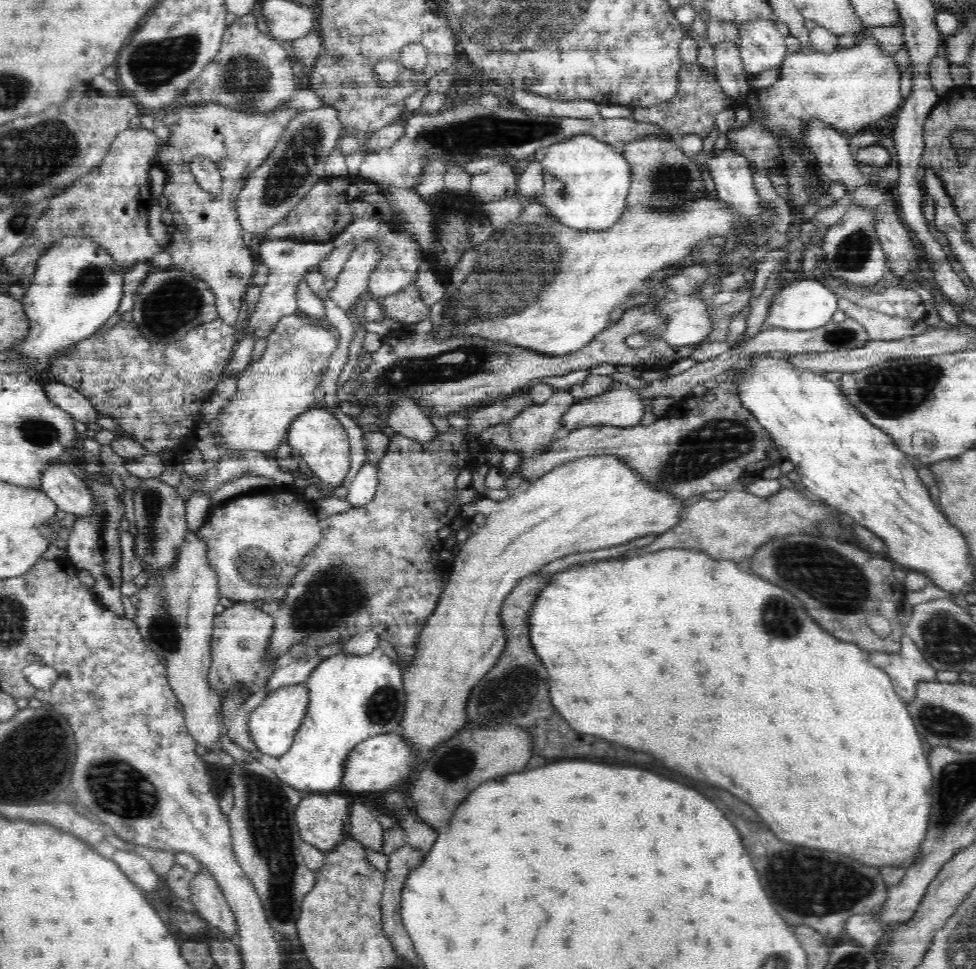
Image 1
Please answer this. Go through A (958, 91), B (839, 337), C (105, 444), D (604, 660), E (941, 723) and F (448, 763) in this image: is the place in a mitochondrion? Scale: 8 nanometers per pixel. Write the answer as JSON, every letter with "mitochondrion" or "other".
{"A":"other","B":"mitochondrion","C":"other","D":"other","E":"mitochondrion","F":"mitochondrion"}

